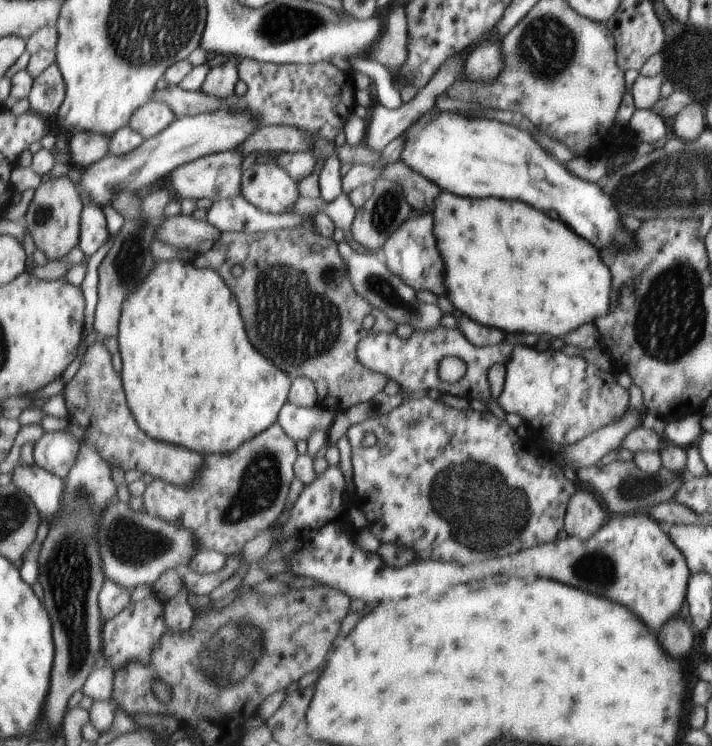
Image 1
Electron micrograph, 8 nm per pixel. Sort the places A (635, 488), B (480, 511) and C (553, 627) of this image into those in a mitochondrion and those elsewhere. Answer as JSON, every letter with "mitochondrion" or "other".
{"A":"mitochondrion","B":"mitochondrion","C":"other"}

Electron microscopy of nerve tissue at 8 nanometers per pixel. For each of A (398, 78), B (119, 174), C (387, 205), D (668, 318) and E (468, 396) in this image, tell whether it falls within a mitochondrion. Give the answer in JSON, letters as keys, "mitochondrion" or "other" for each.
{"A":"other","B":"other","C":"mitochondrion","D":"mitochondrion","E":"other"}

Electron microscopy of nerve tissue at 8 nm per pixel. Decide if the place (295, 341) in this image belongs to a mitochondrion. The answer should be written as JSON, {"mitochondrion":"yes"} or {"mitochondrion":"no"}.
{"mitochondrion":"yes"}

